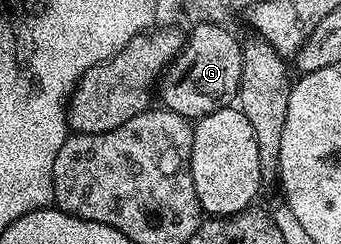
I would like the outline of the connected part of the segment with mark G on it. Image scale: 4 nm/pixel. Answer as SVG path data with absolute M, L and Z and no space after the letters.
M214 20L192 24L183 47L163 70L157 81L157 97L162 108L172 109L177 115L198 119L218 109L226 109L239 96L242 73L242 44L223 25Z

